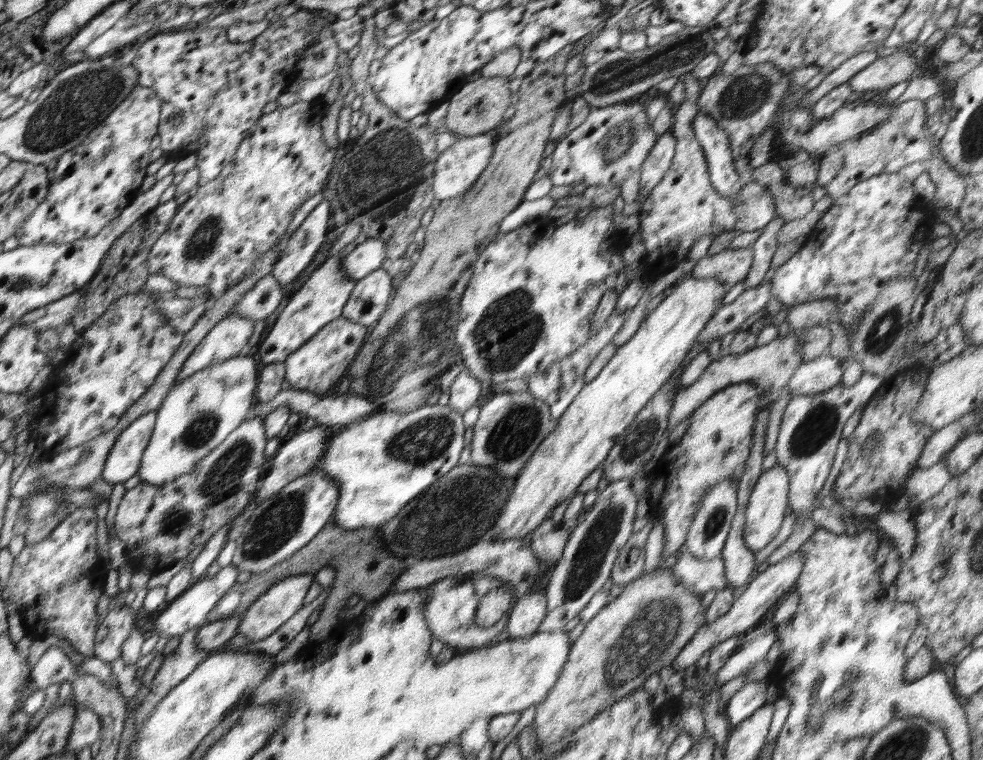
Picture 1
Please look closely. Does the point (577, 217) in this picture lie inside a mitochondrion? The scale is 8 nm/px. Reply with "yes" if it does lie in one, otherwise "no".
no

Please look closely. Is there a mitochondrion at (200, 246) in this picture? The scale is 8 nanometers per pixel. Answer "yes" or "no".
yes

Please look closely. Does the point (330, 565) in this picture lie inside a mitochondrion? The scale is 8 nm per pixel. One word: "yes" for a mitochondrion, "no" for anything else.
no

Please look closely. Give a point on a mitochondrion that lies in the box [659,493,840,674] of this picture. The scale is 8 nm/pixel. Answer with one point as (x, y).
(717, 519)

